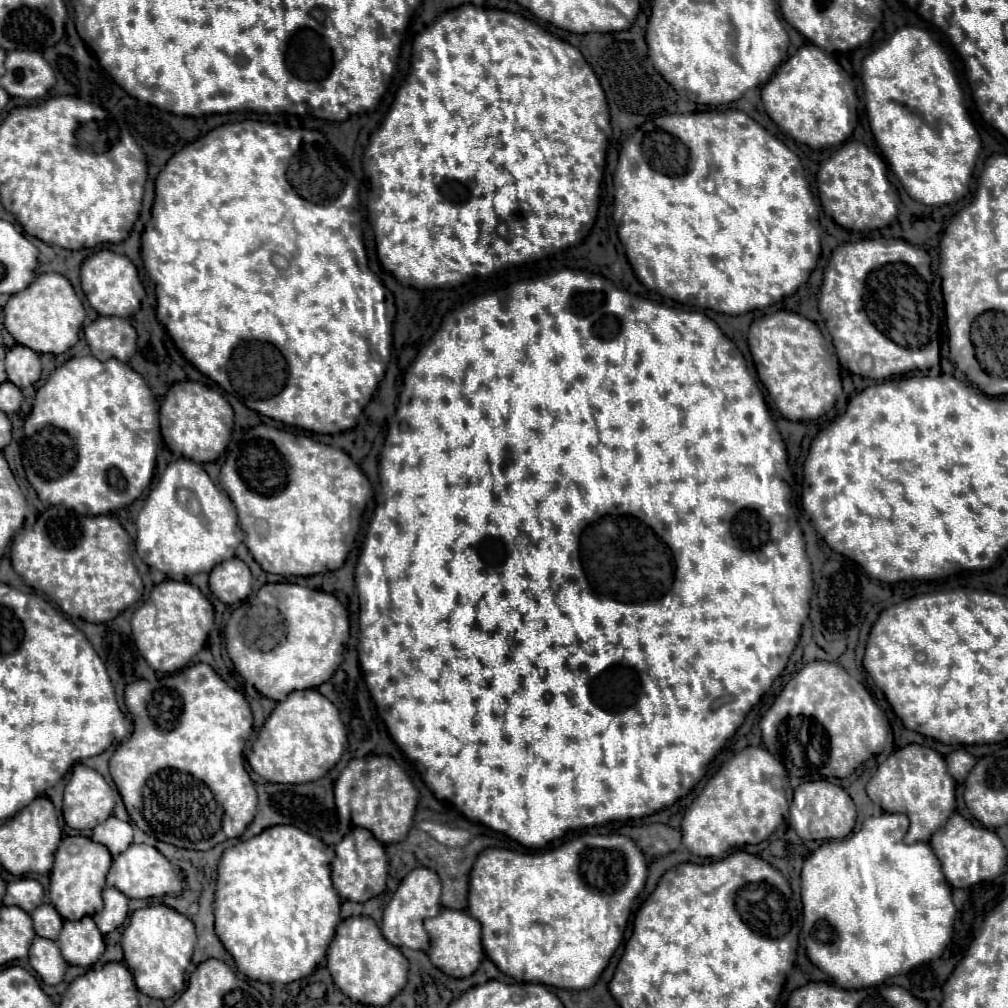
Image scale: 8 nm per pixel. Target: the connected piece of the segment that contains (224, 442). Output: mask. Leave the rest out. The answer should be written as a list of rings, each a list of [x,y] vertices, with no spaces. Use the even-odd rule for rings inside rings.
[[[176,382],[164,396],[160,406],[160,428],[166,446],[172,452],[182,454],[194,462],[214,462],[228,446],[231,438],[234,414],[232,406],[222,394],[208,388],[202,382]]]

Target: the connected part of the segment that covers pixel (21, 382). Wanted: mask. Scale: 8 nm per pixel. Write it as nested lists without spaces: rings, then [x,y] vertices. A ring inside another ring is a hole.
[[[16,344],[6,352],[6,374],[8,374],[8,380],[18,388],[26,388],[38,382],[40,370],[42,370],[40,356],[34,350],[22,344]]]

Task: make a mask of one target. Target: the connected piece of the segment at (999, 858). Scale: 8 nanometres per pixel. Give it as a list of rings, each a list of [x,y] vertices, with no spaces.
[[[952,814],[948,824],[930,838],[930,846],[942,862],[942,870],[952,888],[970,888],[978,882],[994,880],[1002,874],[1002,868],[1006,864],[1006,848],[996,832],[974,826],[960,814]]]

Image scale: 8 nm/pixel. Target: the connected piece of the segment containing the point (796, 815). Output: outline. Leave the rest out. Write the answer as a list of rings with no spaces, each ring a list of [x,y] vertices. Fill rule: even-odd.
[[[828,780],[804,782],[794,790],[794,800],[790,804],[790,826],[802,840],[834,840],[846,838],[856,822],[856,808],[852,798],[842,786]]]

